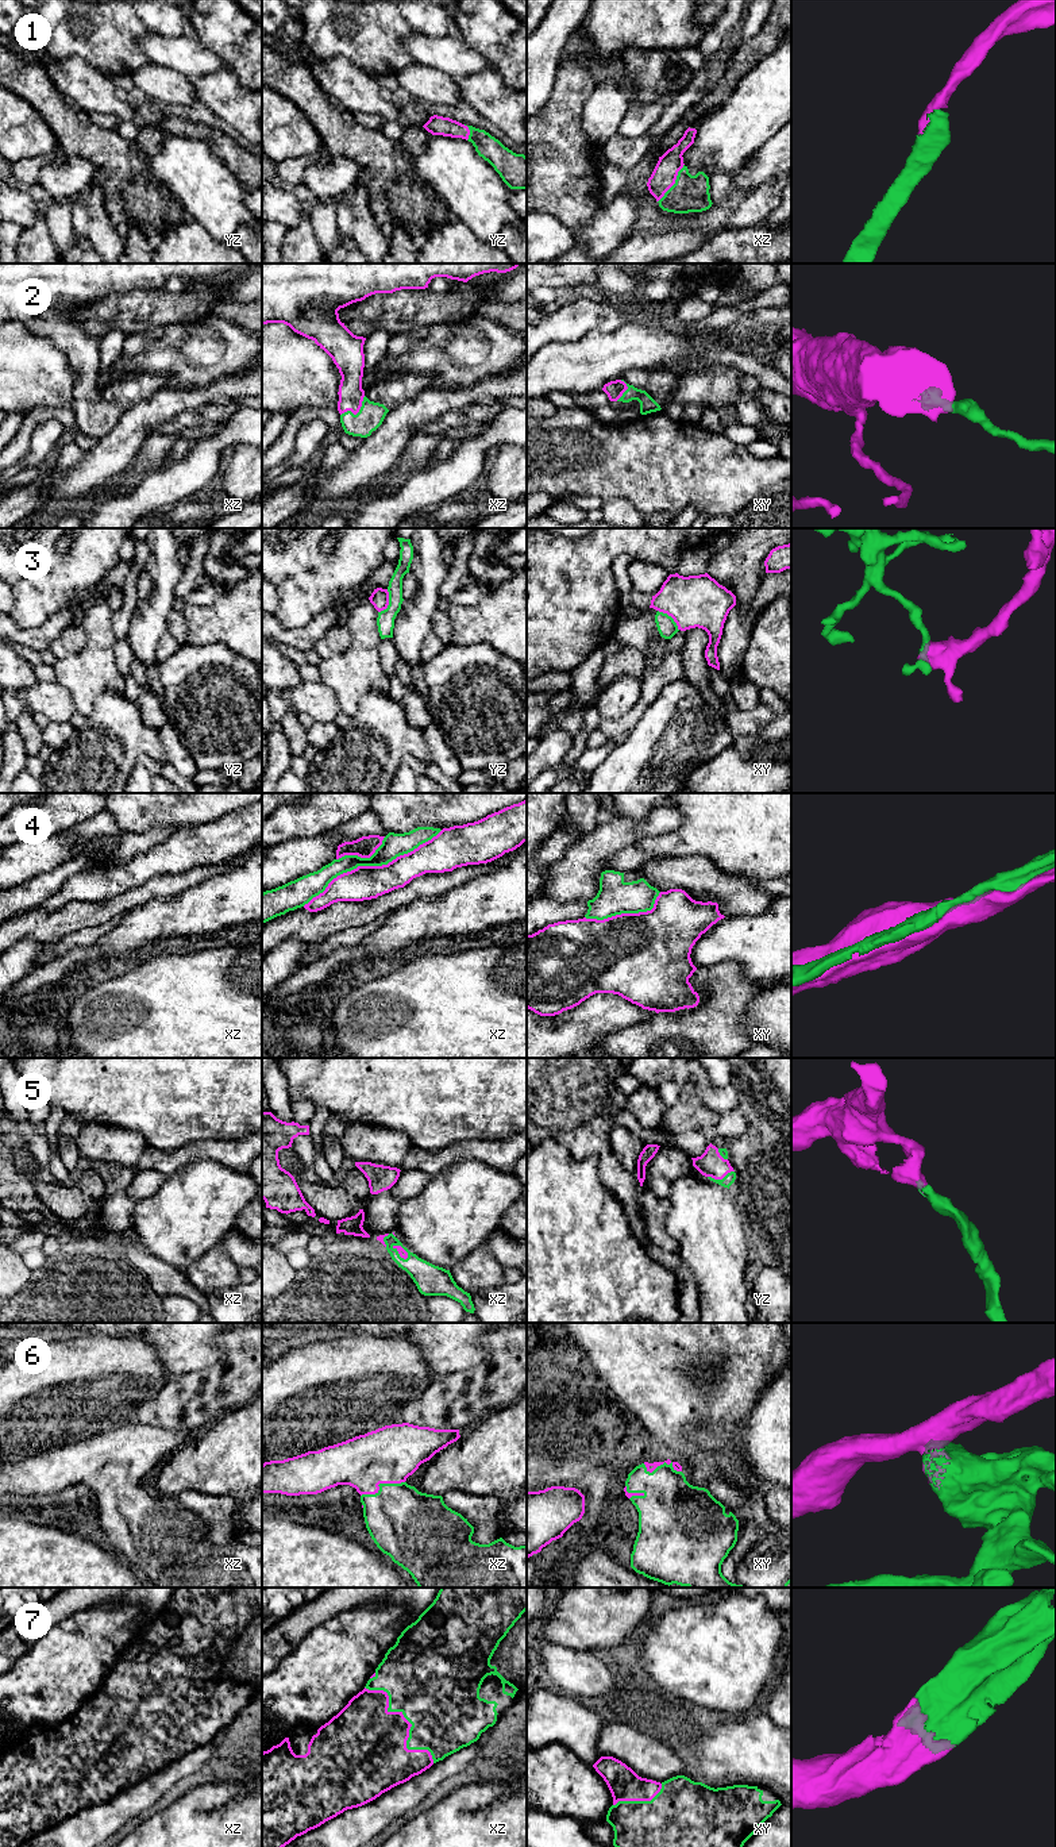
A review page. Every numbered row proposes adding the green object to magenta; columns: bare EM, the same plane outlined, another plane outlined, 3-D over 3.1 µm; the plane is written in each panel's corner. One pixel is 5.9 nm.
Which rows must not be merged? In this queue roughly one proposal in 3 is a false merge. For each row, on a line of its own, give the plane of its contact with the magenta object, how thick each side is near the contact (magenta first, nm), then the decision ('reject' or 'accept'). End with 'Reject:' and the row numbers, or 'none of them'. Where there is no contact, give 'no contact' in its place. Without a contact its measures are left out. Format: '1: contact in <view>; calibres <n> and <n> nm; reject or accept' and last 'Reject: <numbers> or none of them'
1: contact in xz; calibres 150 and 220 nm; accept
2: contact in xz; calibres 150 and 160 nm; accept
3: contact in yz; calibres 110 and 110 nm; reject
4: contact in xz; calibres 200 and 140 nm; reject
5: contact in yz; calibres 160 and 70 nm; accept
6: contact in xz; calibres 340 and 400 nm; accept
7: contact in xz; calibres 420 and 500 nm; accept
Reject: 3, 4

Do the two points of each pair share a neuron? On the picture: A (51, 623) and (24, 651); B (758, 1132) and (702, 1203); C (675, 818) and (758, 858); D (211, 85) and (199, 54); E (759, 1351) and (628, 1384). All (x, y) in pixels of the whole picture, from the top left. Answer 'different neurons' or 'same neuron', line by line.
A: different neurons
B: different neurons
C: different neurons
D: different neurons
E: same neuron

